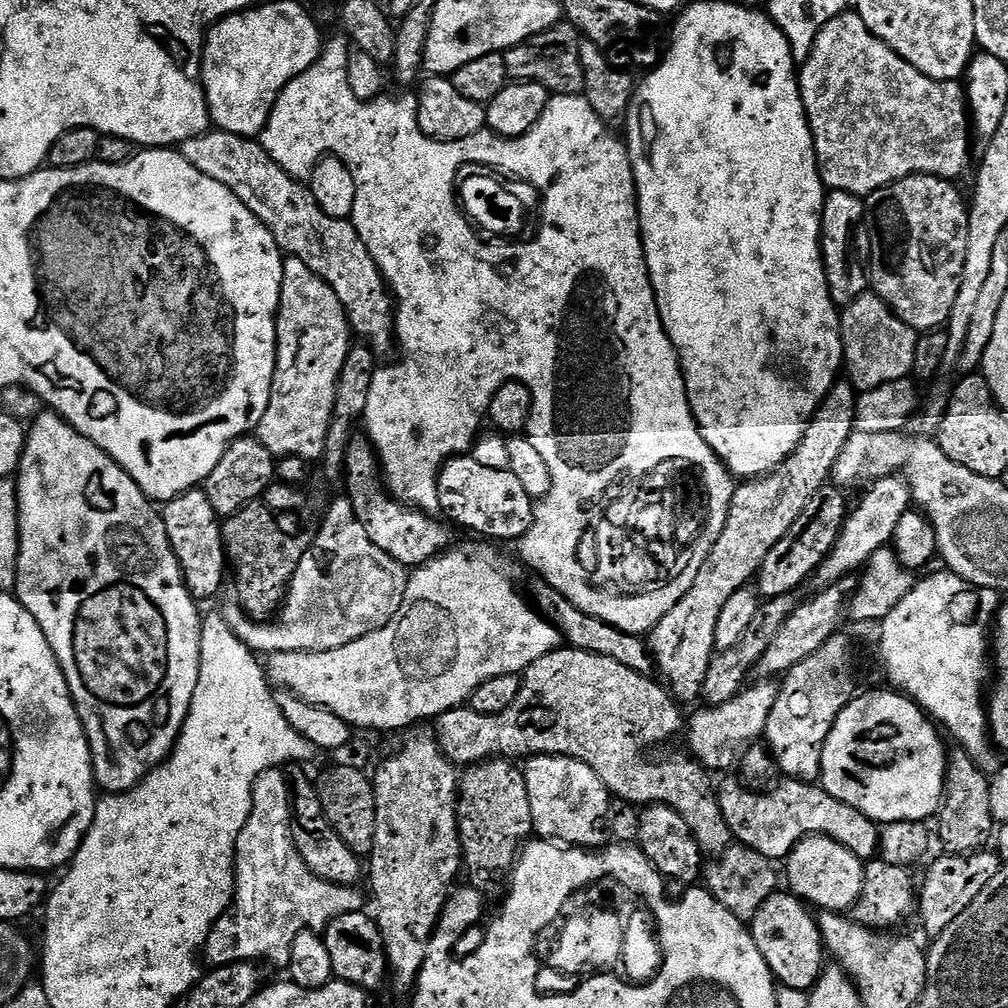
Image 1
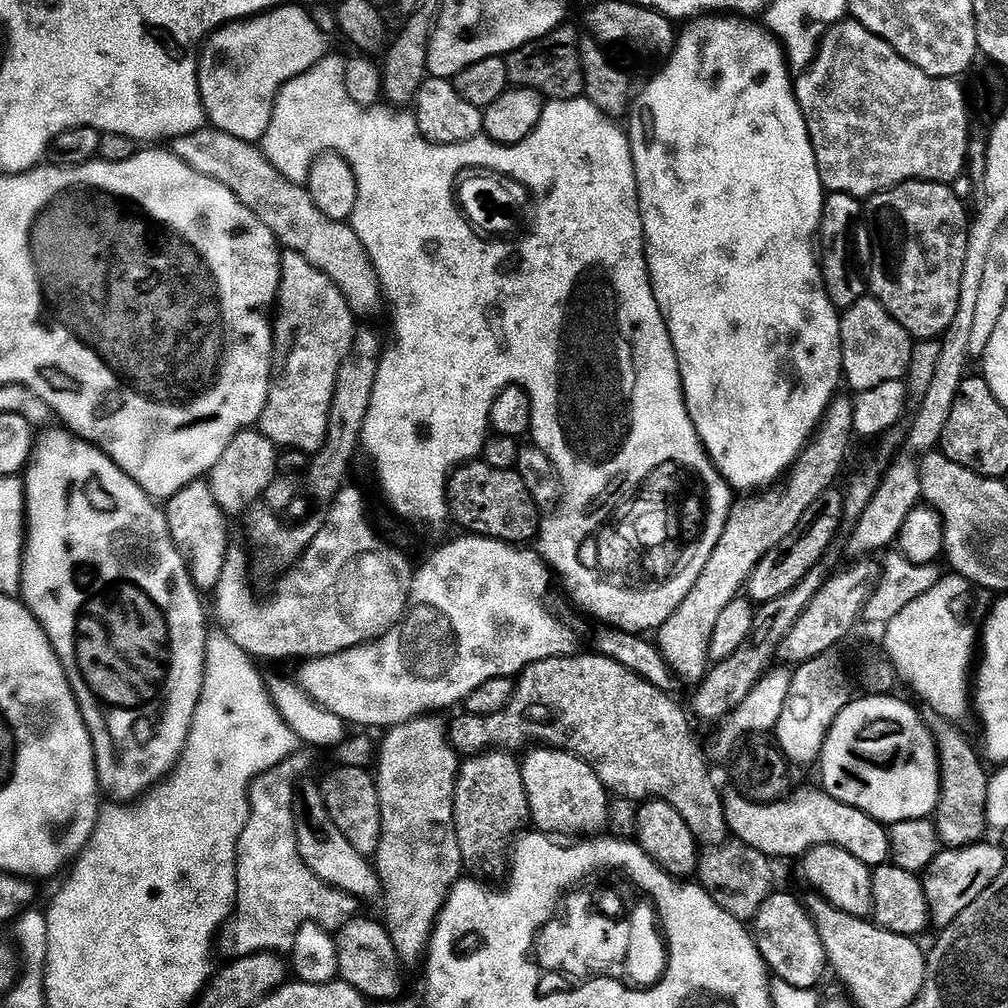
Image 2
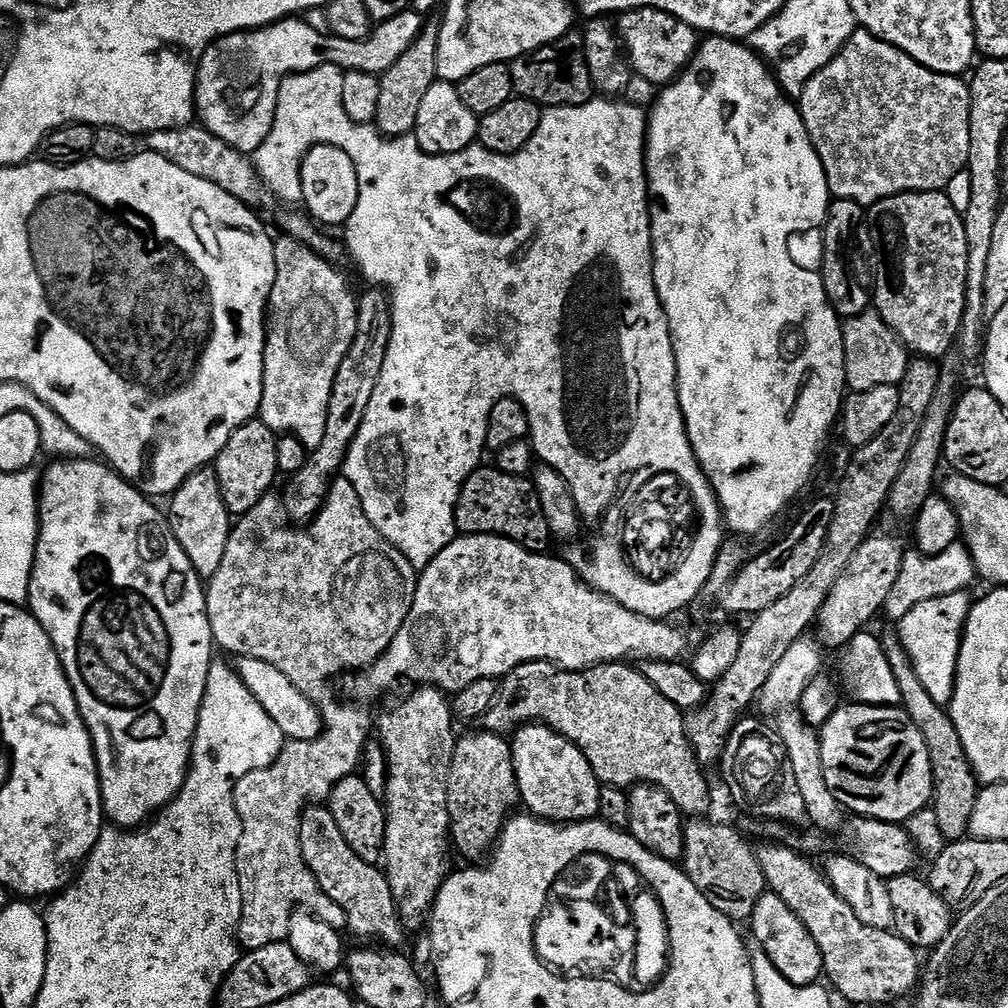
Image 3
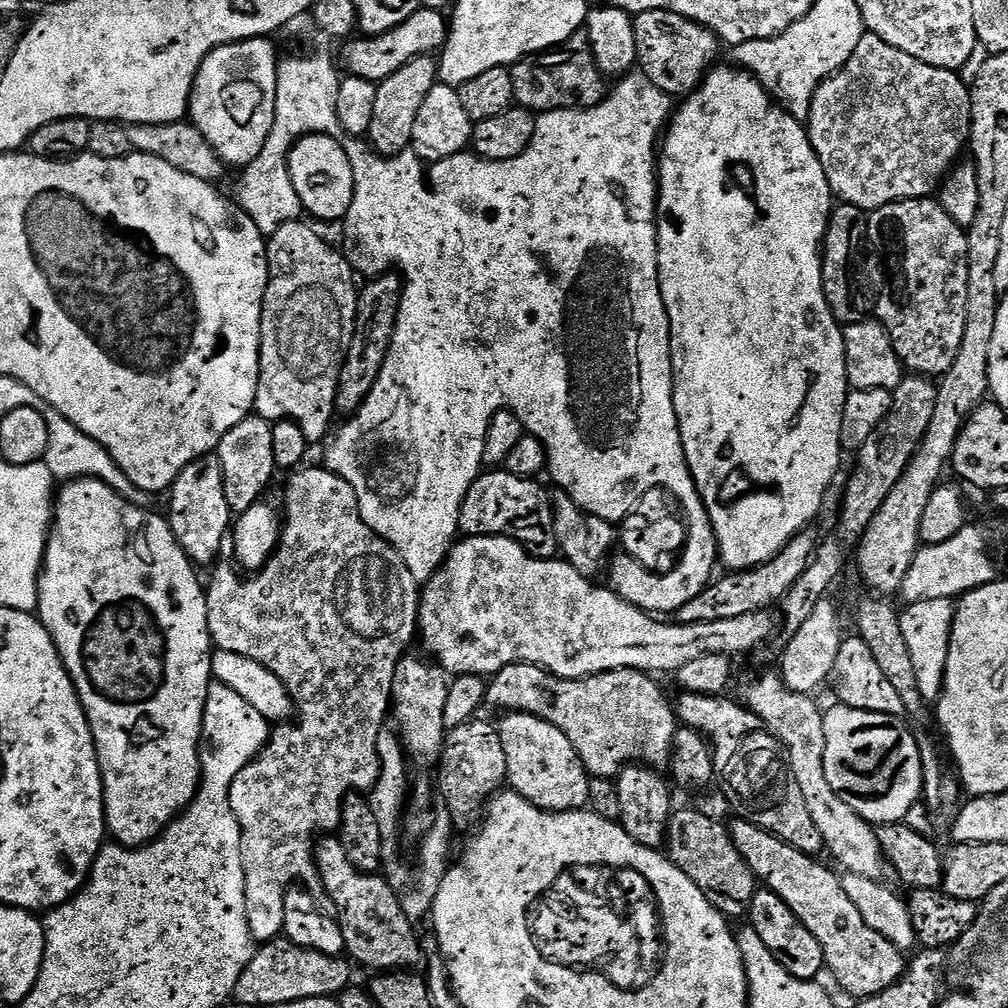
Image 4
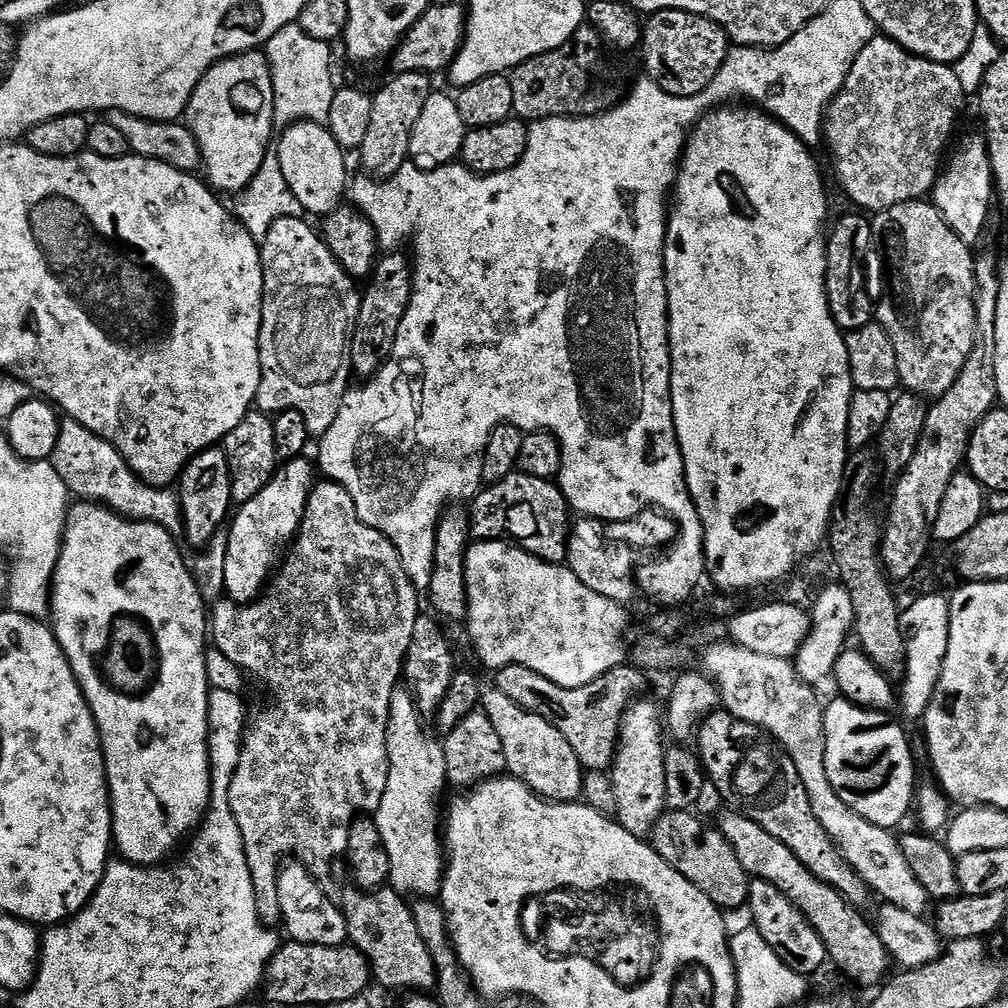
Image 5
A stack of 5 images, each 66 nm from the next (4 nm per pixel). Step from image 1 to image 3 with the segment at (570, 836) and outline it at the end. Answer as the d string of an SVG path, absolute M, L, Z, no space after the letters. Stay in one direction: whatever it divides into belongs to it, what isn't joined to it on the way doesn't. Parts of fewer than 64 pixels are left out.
M533 722L515 729L511 733L510 743L520 800L537 820L563 826L599 817L602 785L586 754L582 754L574 742L544 724Z

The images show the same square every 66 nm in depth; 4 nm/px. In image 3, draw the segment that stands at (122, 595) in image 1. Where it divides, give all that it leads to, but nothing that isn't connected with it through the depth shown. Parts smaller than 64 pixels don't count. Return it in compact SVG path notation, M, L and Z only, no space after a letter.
M60 458L60 459L57 459L57 460L56 460L56 461L55 461L55 462L52 462L52 465L50 465L50 466L49 466L49 468L48 468L48 469L46 469L46 470L45 470L45 472L44 472L44 476L43 476L43 472L42 472L42 479L41 479L41 480L40 480L40 481L39 481L39 484L38 484L38 505L39 505L39 507L40 507L40 537L38 537L38 539L36 539L36 557L35 557L35 558L34 558L34 566L33 566L33 567L32 567L32 577L31 577L31 578L30 578L30 590L29 590L29 591L28 591L28 602L27 602L27 607L28 607L28 608L29 608L29 609L30 609L30 611L31 611L31 613L32 613L32 615L33 615L33 616L35 616L35 617L36 617L36 621L37 621L37 622L38 622L38 623L40 623L40 625L41 625L41 626L42 626L42 627L43 627L43 628L44 628L44 629L45 629L45 630L46 630L46 634L47 634L47 635L48 635L48 637L49 637L49 638L50 638L50 642L51 642L51 643L52 643L52 644L53 644L53 645L54 645L54 646L55 646L55 648L56 648L56 653L58 653L58 654L59 654L59 656L60 656L60 661L61 661L61 662L62 662L62 666L63 666L63 667L64 667L64 673L65 673L65 674L66 674L66 675L68 675L68 681L69 681L69 682L70 682L70 686L71 686L71 687L72 687L72 689L73 689L73 690L74 690L74 694L75 694L75 695L76 695L76 701L77 701L77 702L78 702L78 706L79 706L79 707L80 707L80 713L81 713L81 714L82 714L82 718L83 718L83 719L84 719L84 721L85 721L85 722L86 722L86 726L87 726L87 727L88 727L88 732L89 732L89 734L90 734L90 735L91 735L91 736L92 736L92 745L93 745L93 746L94 746L94 750L95 750L95 751L96 751L96 773L98 773L98 775L99 775L99 776L100 776L100 797L101 797L101 798L102 798L102 799L104 799L104 815L105 815L105 817L107 817L107 819L108 819L108 820L109 820L109 821L111 821L111 823L112 823L112 824L113 824L113 825L115 825L115 827L117 827L117 828L122 828L122 829L125 829L125 830L135 830L135 829L137 829L137 828L139 828L139 827L141 827L141 826L143 826L143 825L145 825L145 824L147 824L147 823L148 823L148 821L149 821L149 820L151 820L151 819L152 819L152 817L153 817L153 816L155 816L155 815L156 815L156 813L157 813L157 812L159 812L159 811L160 811L160 809L161 809L161 808L164 808L164 807L165 807L165 806L166 806L166 805L167 805L167 804L169 804L169 802L170 802L170 801L172 801L172 800L175 800L175 798L176 798L176 796L177 796L177 795L178 795L178 794L179 794L179 792L180 792L180 791L181 791L181 790L182 790L182 786L183 786L183 785L184 785L184 779L185 779L185 778L186 778L186 777L187 777L187 776L188 776L188 766L189 766L189 763L190 763L190 761L191 761L191 758L192 758L192 739L193 739L193 738L194 738L194 734L195 734L195 733L196 733L196 727L197 727L197 726L198 726L198 714L199 714L199 713L200 713L200 707L201 707L201 706L202 706L202 698L203 698L203 697L204 697L204 691L205 691L205 690L206 690L206 678L207 678L207 677L208 677L208 671L209 671L209 670L210 670L210 666L211 666L211 665L212 665L212 664L213 664L213 662L214 662L214 656L212 656L212 652L213 652L213 653L214 653L214 641L213 641L213 639L212 639L212 631L211 631L211 630L210 630L210 622L209 622L209 621L208 621L208 607L207 607L207 606L206 606L206 588L205 588L205 585L204 585L204 584L203 584L203 583L202 583L202 579L201 579L201 576L200 576L200 575L199 575L199 573L197 573L197 572L196 572L196 570L195 570L195 568L194 568L194 566L193 566L193 565L192 565L192 564L191 564L191 562L190 562L190 558L188 558L188 557L187 557L187 554L186 554L186 550L184 550L184 549L183 549L183 548L182 548L182 546L180 546L180 545L179 545L179 542L177 542L177 540L176 540L176 538L175 538L175 536L174 536L174 534L173 534L173 533L172 533L172 530L171 530L171 526L170 526L170 524L169 524L169 523L168 523L168 521L167 521L167 519L166 519L166 516L165 516L165 513L164 513L164 512L163 512L163 511L161 511L161 513L160 513L160 512L159 512L159 510L158 510L158 509L156 509L156 508L155 508L155 506L154 506L154 505L152 505L152 504L155 504L155 503L153 503L153 501L152 501L152 500L151 500L151 499L149 499L149 497L147 497L147 496L145 496L145 495L144 495L144 493L142 493L142 492L139 492L139 491L138 491L138 489L136 489L136 488L135 488L135 486L133 486L133 485L132 485L132 484L130 484L130 483L128 483L128 481L127 481L127 480L125 480L125 479L124 479L124 477L123 477L123 476L121 476L121 475L120 475L120 473L119 473L119 472L117 472L117 471L115 471L115 470L113 470L113 469L112 469L112 468L111 468L111 467L109 467L109 465L108 465L108 464L107 464L107 463L104 463L104 462L99 462L99 463L100 463L100 464L95 464L95 462L94 462L94 461L95 461L95 459L92 459L92 458L85 458L85 459L83 459L83 460L65 460L65 459L63 459L63 458Z

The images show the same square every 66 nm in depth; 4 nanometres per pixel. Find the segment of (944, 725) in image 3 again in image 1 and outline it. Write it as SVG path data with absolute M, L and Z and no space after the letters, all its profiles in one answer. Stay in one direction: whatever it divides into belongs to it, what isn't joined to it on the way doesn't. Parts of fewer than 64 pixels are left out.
M956 746L948 752L948 765L944 775L944 800L940 803L940 840L948 854L967 854L981 851L993 839L994 821L990 810L989 773L979 768L966 749Z

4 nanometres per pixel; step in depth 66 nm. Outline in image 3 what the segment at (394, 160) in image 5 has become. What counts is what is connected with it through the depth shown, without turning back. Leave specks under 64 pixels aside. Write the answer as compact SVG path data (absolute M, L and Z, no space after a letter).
M422 34L412 43L410 50L406 50L406 54L380 76L378 114L374 121L380 135L389 138L409 135L416 126L418 105L426 90L436 81L436 41L429 37L427 40L427 35Z

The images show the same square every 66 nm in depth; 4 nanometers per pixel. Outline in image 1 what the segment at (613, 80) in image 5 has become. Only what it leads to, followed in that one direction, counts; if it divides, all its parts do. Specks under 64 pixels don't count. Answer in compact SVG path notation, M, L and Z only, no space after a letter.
M561 22L545 32L515 44L504 53L509 81L538 82L552 96L579 96L584 91L584 71L580 57L580 31L570 23Z

